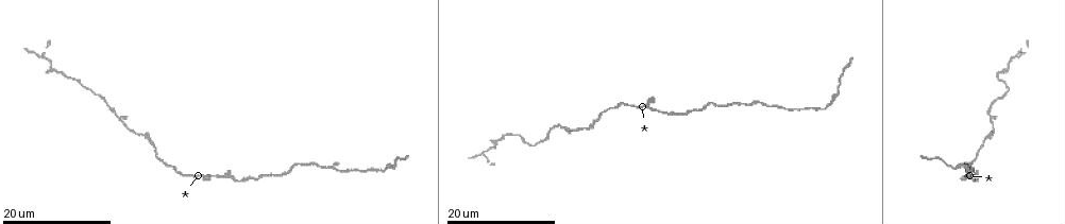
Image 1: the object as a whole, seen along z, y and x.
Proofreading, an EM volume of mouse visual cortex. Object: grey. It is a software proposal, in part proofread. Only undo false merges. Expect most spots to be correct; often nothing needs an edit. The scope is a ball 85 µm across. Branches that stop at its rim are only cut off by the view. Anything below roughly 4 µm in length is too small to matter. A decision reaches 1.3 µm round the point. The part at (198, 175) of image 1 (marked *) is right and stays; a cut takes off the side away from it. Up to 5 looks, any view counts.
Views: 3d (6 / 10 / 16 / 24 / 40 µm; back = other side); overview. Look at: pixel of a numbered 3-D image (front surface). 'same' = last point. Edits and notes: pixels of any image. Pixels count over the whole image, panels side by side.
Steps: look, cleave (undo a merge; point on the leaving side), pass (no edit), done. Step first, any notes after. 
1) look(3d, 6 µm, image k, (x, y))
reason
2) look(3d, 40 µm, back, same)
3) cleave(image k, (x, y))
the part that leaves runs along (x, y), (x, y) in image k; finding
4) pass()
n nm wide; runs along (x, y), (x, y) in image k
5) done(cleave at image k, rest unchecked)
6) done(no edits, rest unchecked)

look(3d, 24 µm, image 1, (986, 140))
sudden change in width

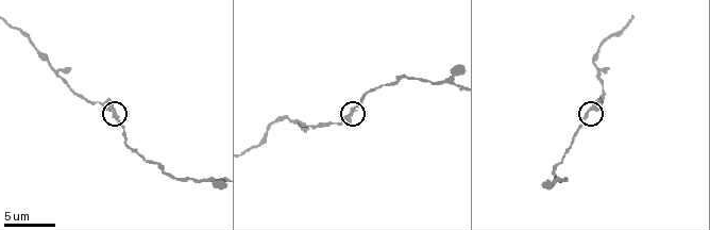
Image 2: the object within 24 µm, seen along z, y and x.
look(3d, 10 µm, image 2, (116, 115))

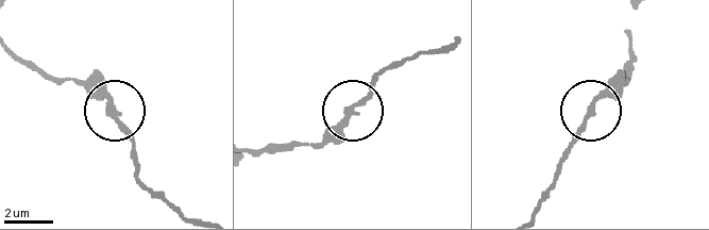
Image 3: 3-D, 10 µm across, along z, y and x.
pass()
210 nm wide; runs along (171, 211), (137, 175), (131, 138), (111, 101), (76, 79) in image 3; continuous, no second neuron

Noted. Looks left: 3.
look(3d, 16 µm, image 2, (562, 177))
sudden change in width

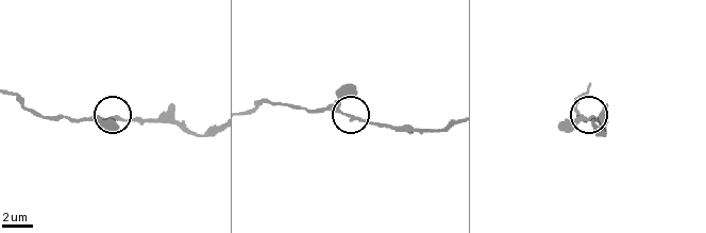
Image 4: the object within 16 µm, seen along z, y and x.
pass()
runs along (323, 109), (337, 109), (385, 125) in image 4; all the same neuron

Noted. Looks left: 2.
look(3d, 16 µm, image 1, (838, 90))

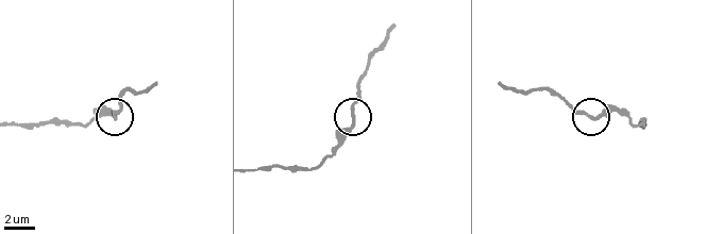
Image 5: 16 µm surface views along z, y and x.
look(3d, 6 µm, image 5, (354, 114))

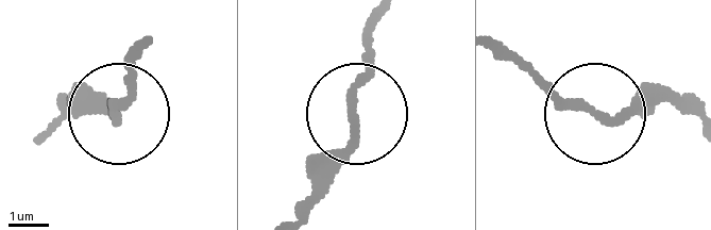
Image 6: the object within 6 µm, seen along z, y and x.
pass()
230 nm wide; continuous, no second neuron

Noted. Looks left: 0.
done(no edits, rest unchecked)

